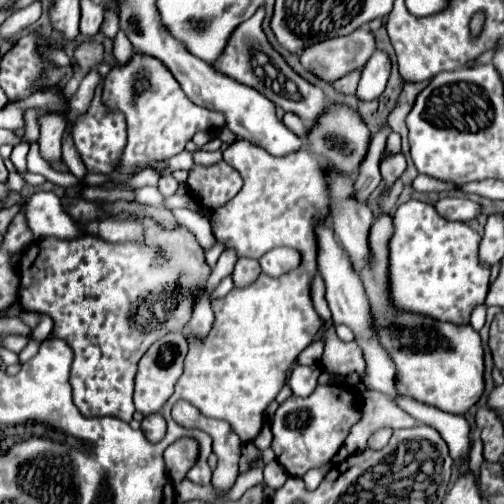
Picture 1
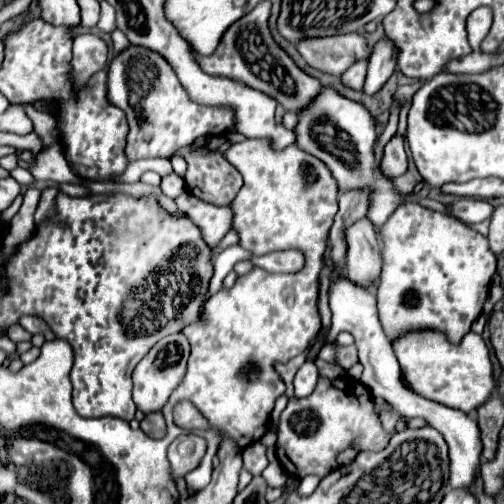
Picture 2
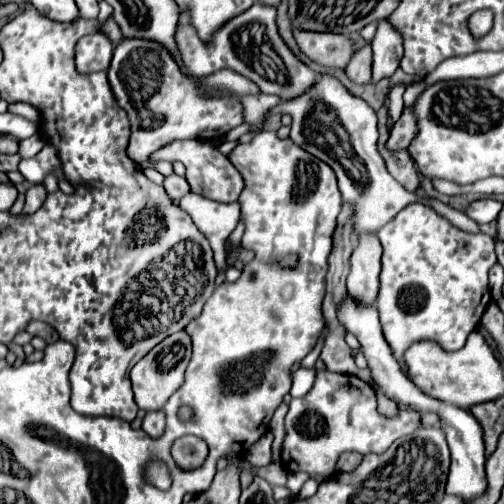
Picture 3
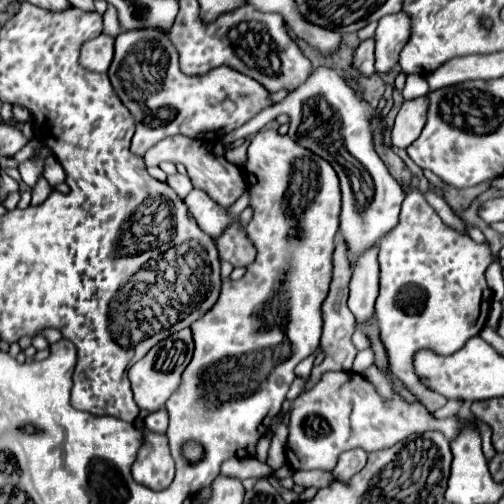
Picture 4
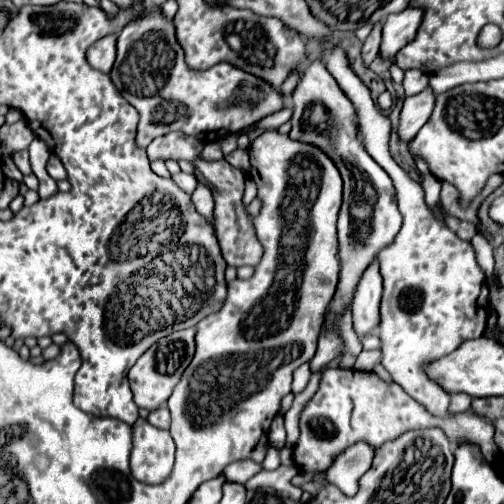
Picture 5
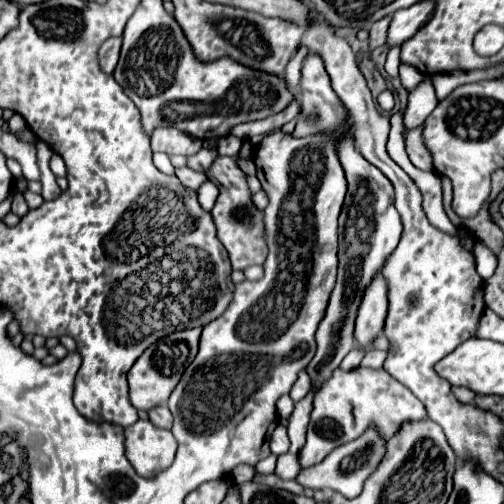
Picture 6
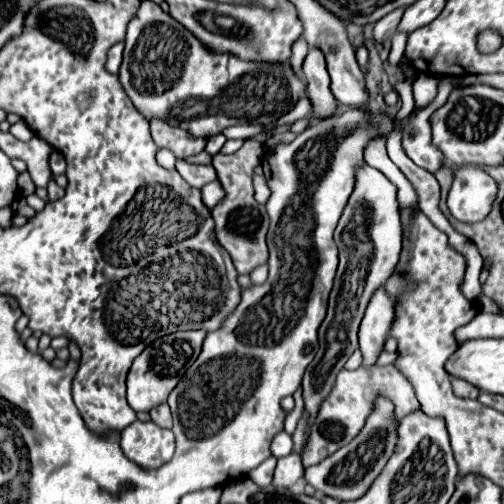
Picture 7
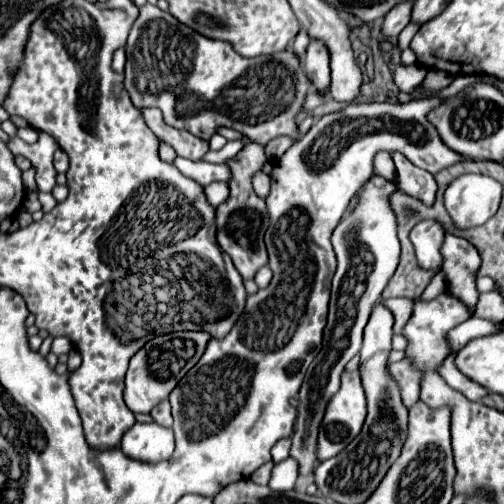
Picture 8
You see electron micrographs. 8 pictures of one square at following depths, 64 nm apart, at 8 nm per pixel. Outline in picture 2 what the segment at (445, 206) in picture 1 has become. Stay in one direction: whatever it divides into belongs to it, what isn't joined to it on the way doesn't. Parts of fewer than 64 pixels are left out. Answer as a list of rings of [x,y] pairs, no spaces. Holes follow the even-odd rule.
[[[462,198],[458,202],[454,202],[450,206],[452,216],[456,216],[458,220],[462,220],[464,224],[476,224],[476,222],[484,222],[490,220],[494,206],[486,200],[476,200],[476,198]]]

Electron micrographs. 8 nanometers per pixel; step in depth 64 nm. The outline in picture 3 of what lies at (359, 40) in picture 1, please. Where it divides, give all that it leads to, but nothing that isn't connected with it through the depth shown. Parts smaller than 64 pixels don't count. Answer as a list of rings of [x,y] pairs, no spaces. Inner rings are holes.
[[[294,32],[300,50],[324,66],[346,66],[352,56],[352,40],[342,34]]]

